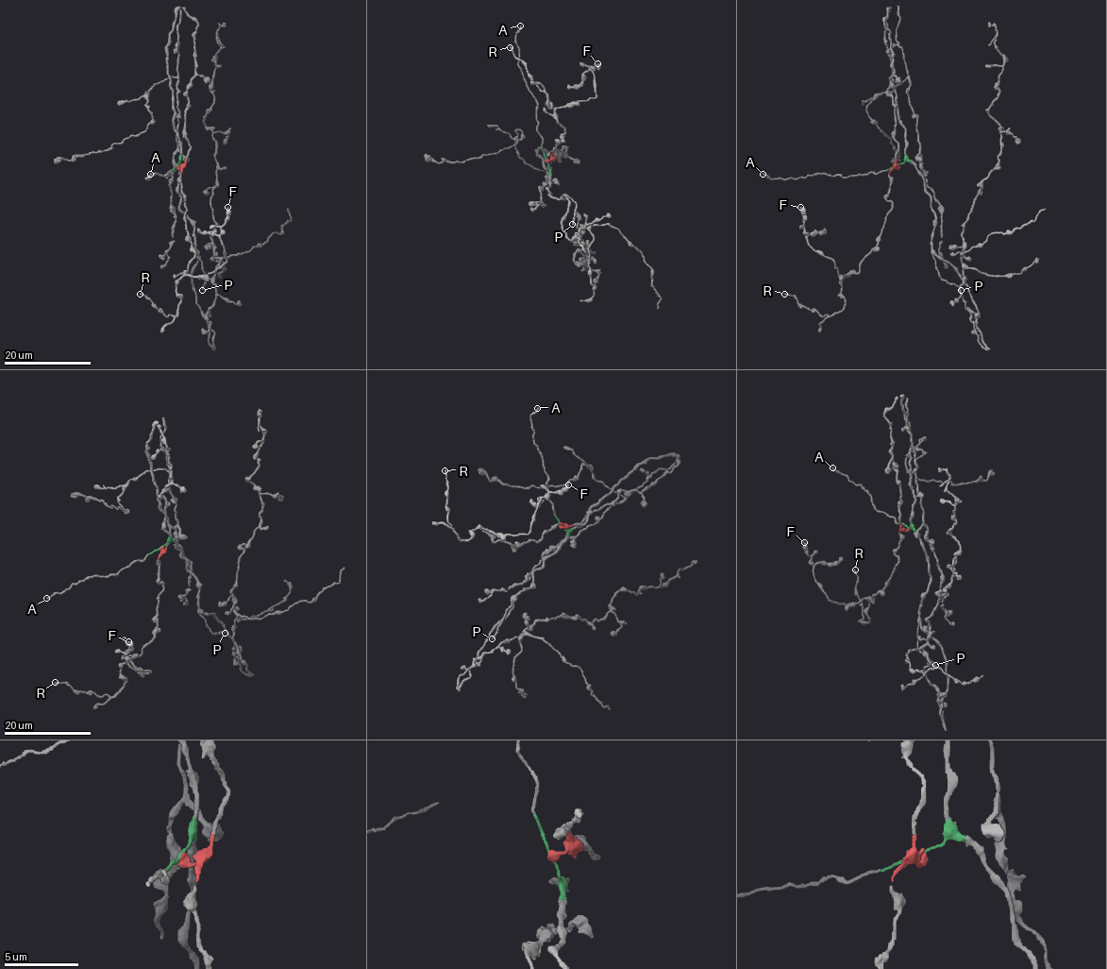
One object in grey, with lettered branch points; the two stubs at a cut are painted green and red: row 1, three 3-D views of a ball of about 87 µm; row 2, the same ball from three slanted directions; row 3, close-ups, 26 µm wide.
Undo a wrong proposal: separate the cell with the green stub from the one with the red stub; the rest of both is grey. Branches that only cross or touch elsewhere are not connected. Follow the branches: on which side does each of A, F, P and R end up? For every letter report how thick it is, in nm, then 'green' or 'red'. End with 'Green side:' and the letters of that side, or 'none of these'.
A: calibre 170 nm; green
F: calibre 280 nm; red
P: calibre 130 nm; green
R: calibre 190 nm; red
Green side: A, P

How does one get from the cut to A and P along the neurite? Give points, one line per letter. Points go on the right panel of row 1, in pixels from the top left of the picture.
A: (897, 165), (866, 174), (815, 173), (801, 178), (770, 178), (763, 173)
P: (897, 165), (911, 161), (923, 178), (934, 215), (931, 255), (936, 269), (943, 280), (961, 289)

